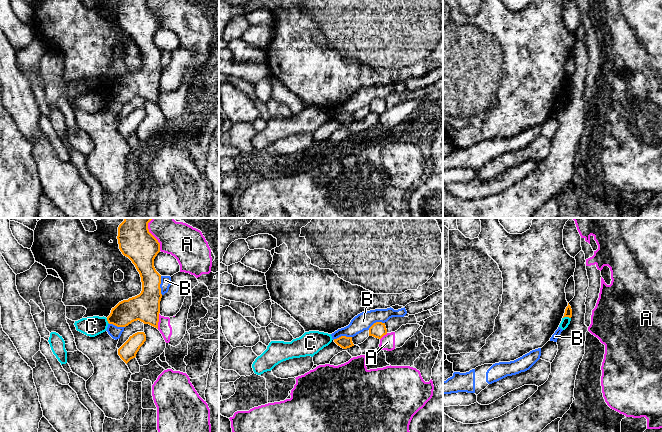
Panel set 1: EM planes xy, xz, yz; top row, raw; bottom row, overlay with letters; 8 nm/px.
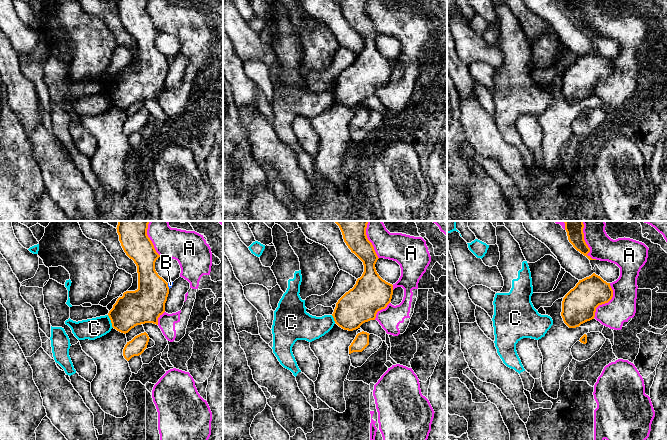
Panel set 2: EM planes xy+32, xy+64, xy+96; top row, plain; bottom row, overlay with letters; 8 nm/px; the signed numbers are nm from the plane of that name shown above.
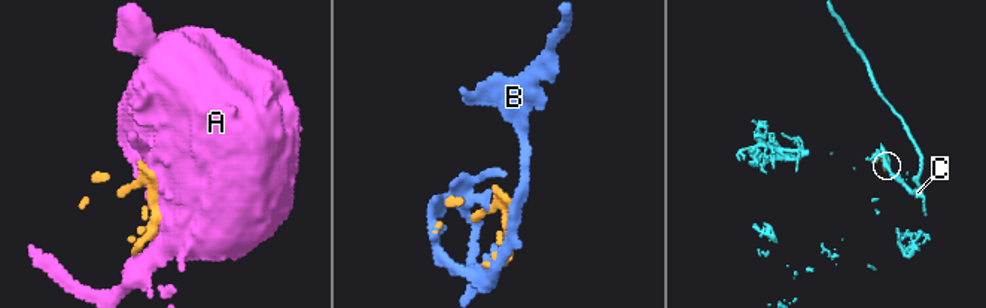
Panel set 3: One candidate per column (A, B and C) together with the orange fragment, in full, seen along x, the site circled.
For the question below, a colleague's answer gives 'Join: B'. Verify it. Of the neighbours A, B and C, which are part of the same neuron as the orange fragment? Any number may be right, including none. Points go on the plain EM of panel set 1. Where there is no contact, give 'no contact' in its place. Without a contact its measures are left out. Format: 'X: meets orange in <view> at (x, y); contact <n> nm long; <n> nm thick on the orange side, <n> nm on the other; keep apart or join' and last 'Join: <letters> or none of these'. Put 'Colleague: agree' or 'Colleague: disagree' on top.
Colleague: disagree
A: meets orange in xy at (154, 13); contact 240 nm long; 280 nm thick on the orange side, 280 nm on the other; keep apart
B: meets orange in xy at (159, 61); contact 150 nm long; 240 nm thick on the orange side, 80 nm on the other; keep apart
C: meets orange in yz at (566, 92); contact 60 nm long; 60 nm thick on the orange side, 70 nm on the other; keep apart
Join: none of these

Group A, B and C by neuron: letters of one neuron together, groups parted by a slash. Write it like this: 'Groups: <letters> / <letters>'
Groups: A / B / C

